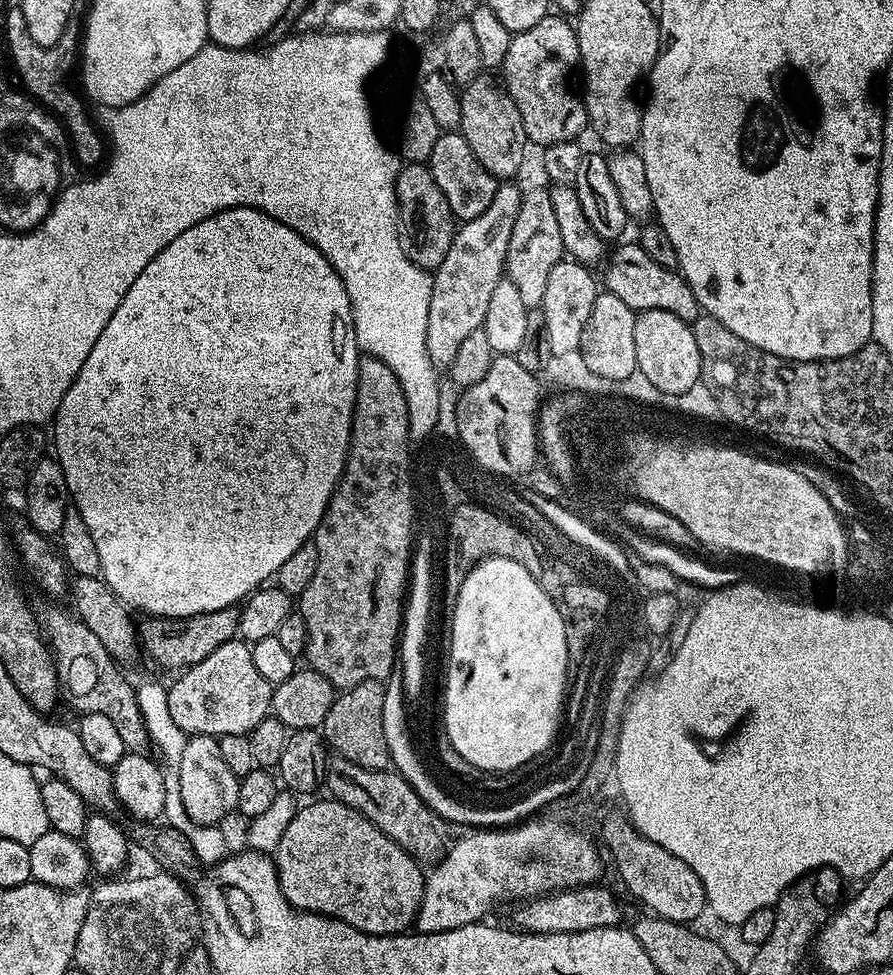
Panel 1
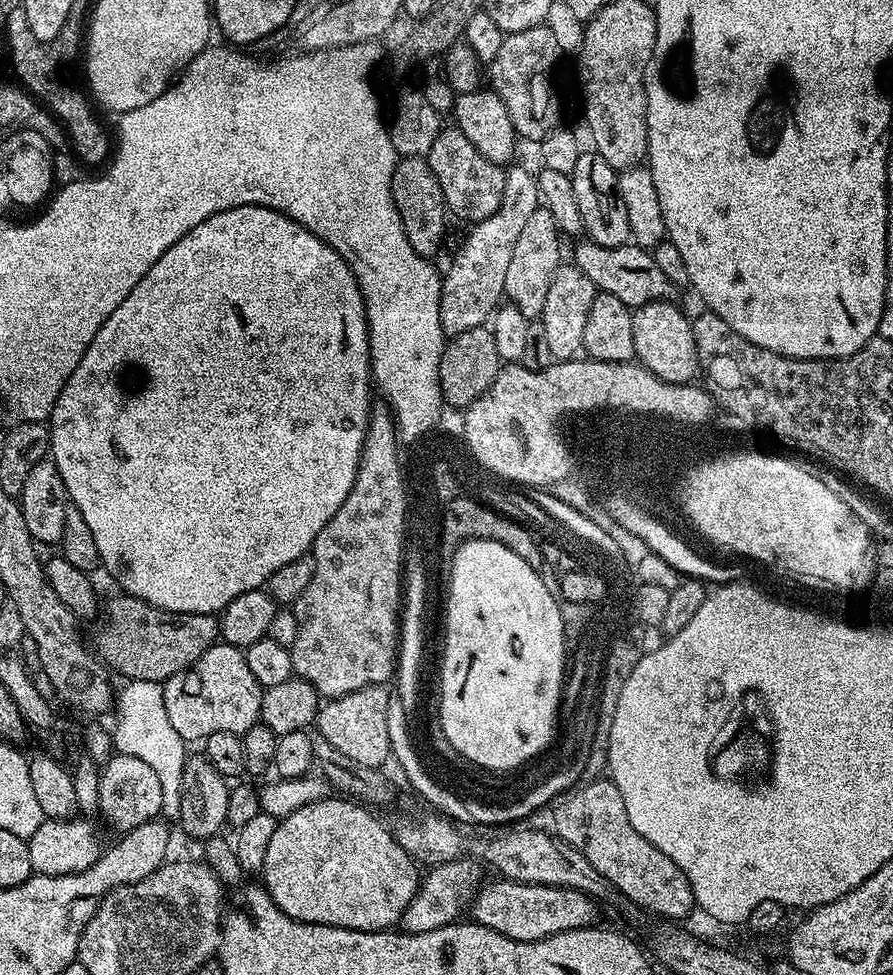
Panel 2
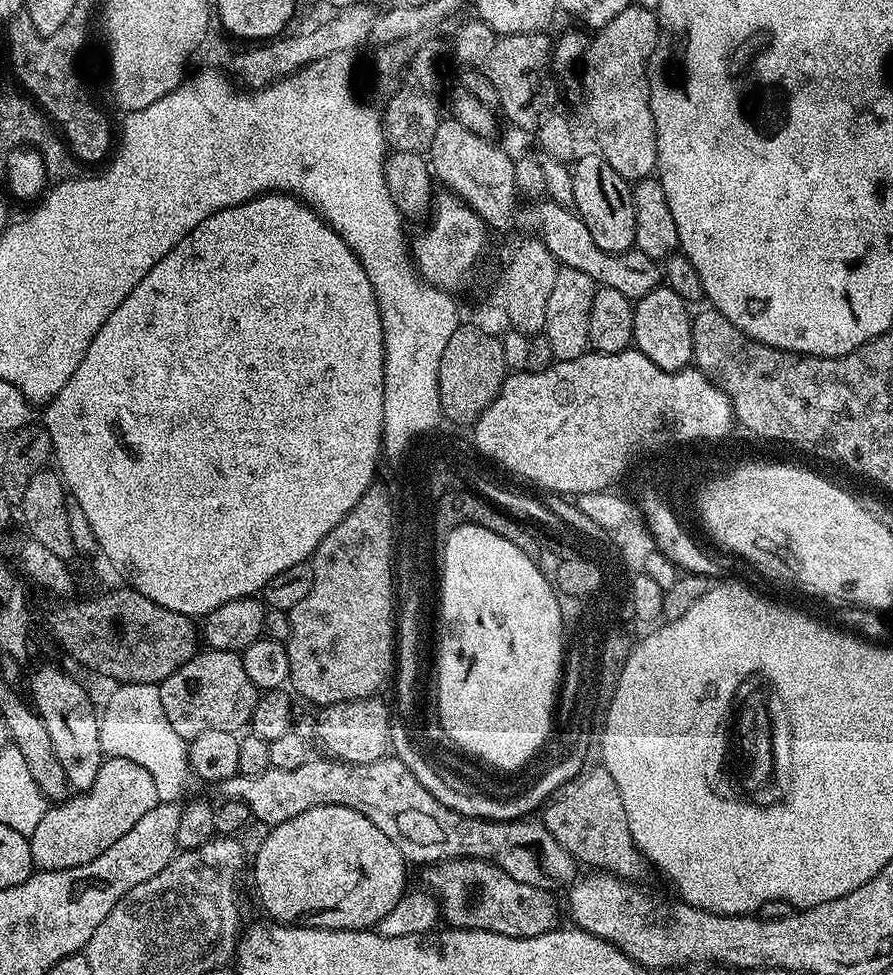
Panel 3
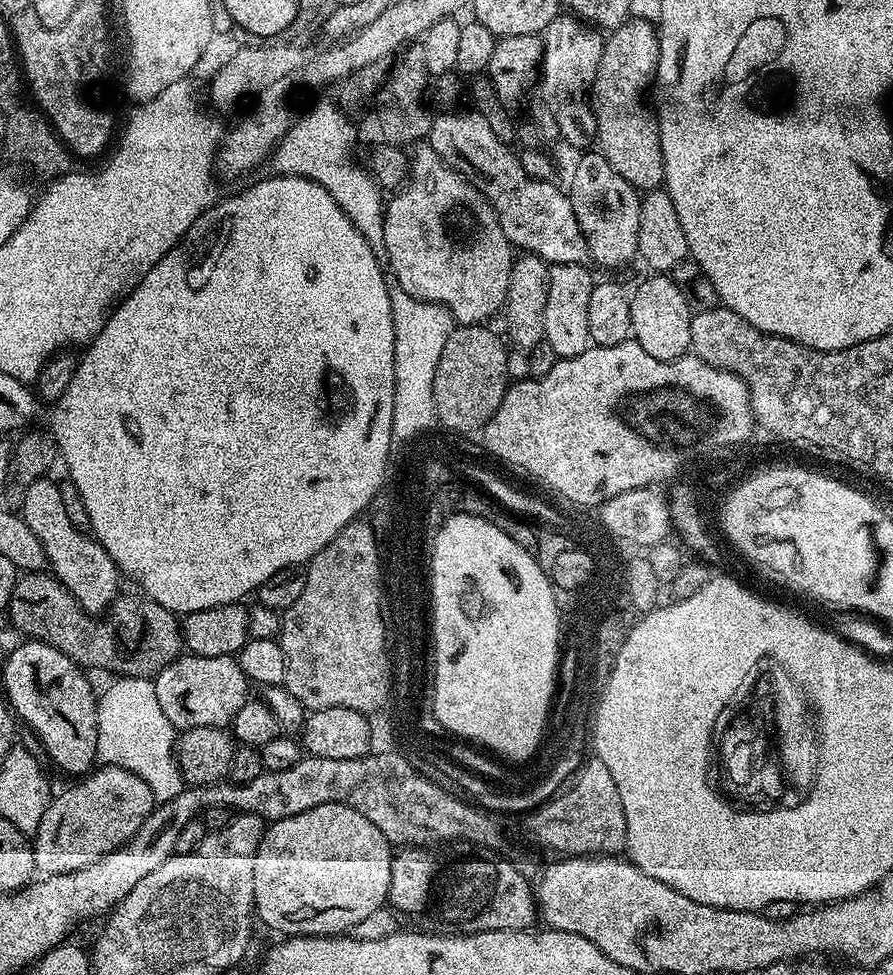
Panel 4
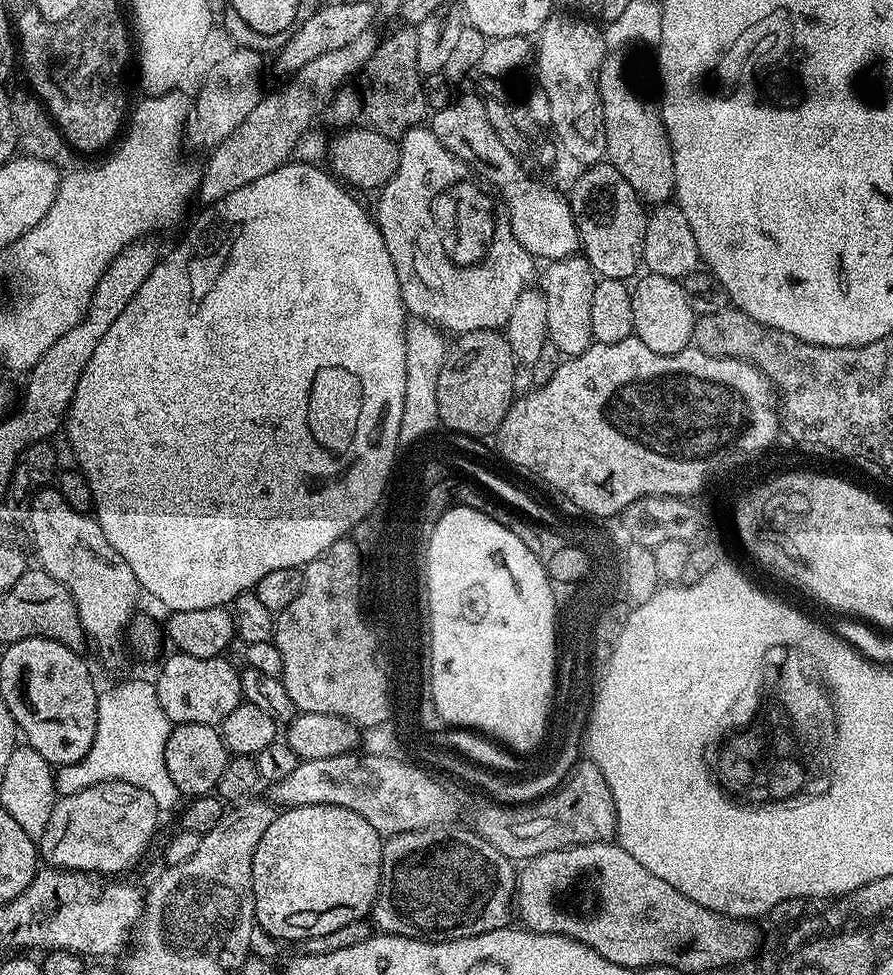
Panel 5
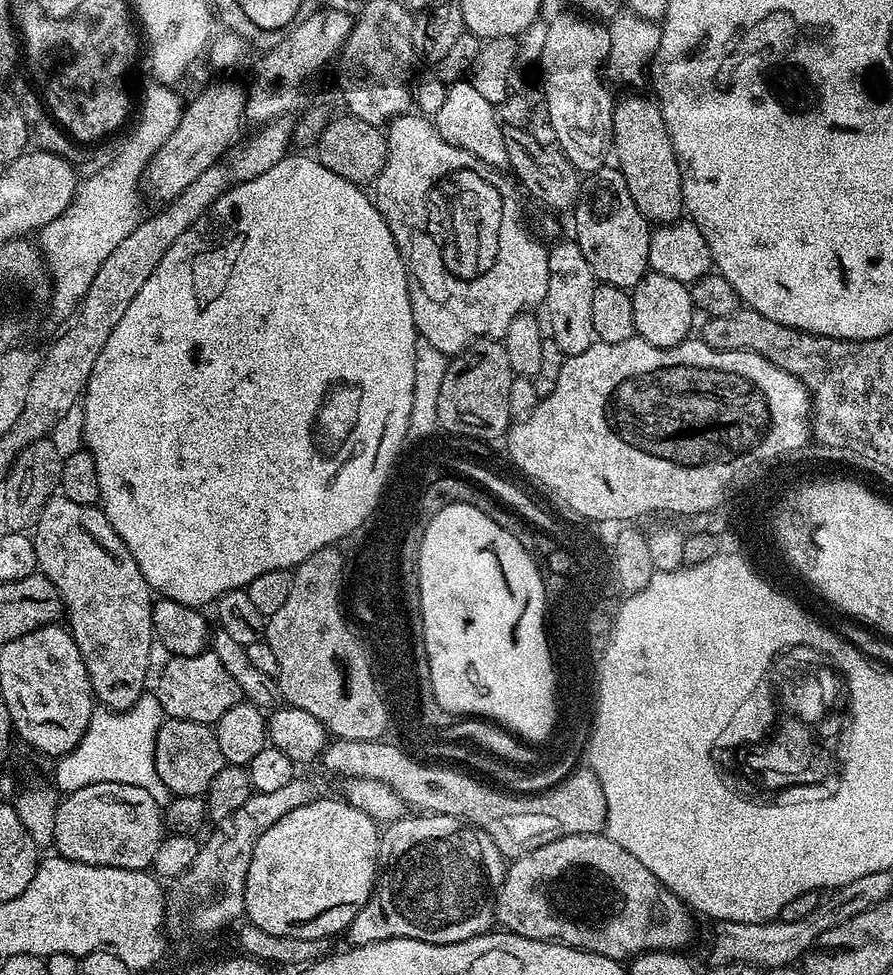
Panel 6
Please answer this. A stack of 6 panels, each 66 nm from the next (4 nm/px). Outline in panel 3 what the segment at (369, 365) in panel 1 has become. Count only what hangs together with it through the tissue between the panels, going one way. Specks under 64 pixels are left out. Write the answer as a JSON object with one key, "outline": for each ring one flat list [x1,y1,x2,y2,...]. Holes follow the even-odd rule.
{"outline":[[372,492,372,495,368,495,363,504,356,508,356,512,352,513,352,516,349,516,336,532,328,536,328,540,325,540,316,560,316,586,312,589,312,595,308,596,308,599,302,598,298,606,294,606,287,612,290,622,290,634,286,641,290,654,290,684,291,687,296,687,297,697,300,695,302,699,316,704,315,706,327,706,347,700,364,700,368,696,377,695,376,684,380,684,381,680,388,677,389,649,391,648,388,580,388,507,382,496,377,495,377,492]]}

